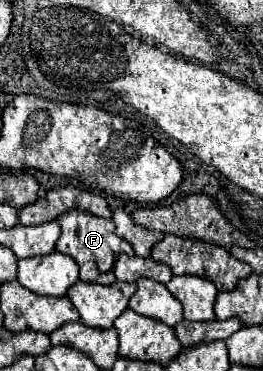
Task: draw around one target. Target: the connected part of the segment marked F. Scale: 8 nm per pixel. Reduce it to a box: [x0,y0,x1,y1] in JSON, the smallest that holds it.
[57,209,133,285]

